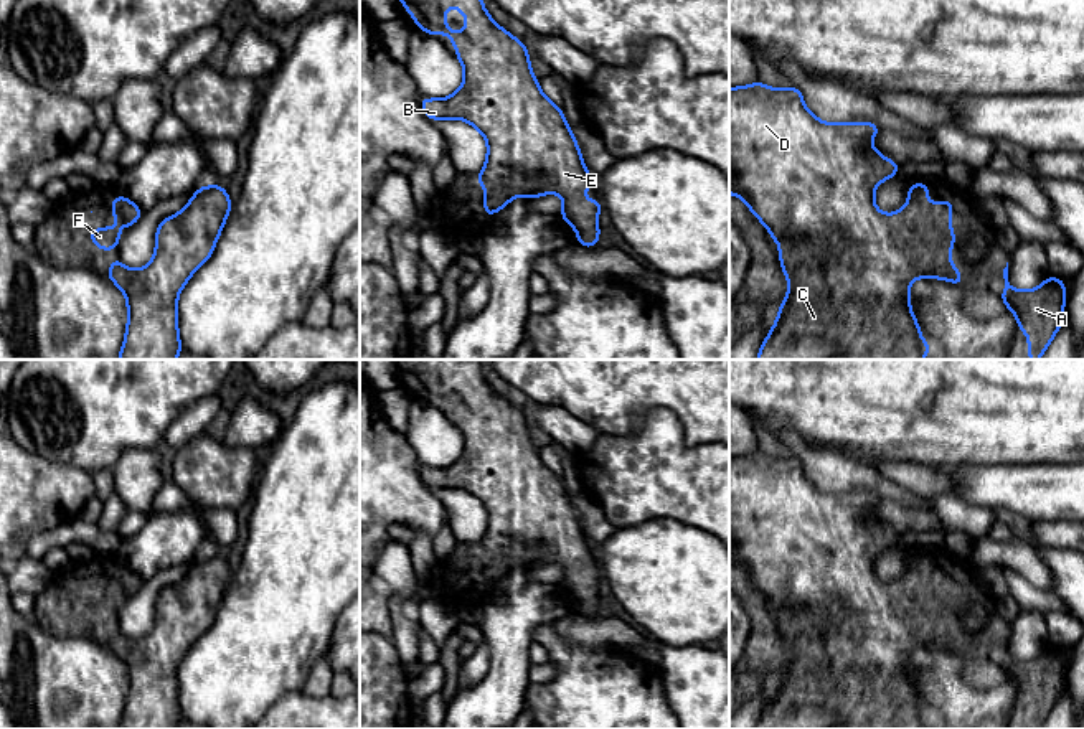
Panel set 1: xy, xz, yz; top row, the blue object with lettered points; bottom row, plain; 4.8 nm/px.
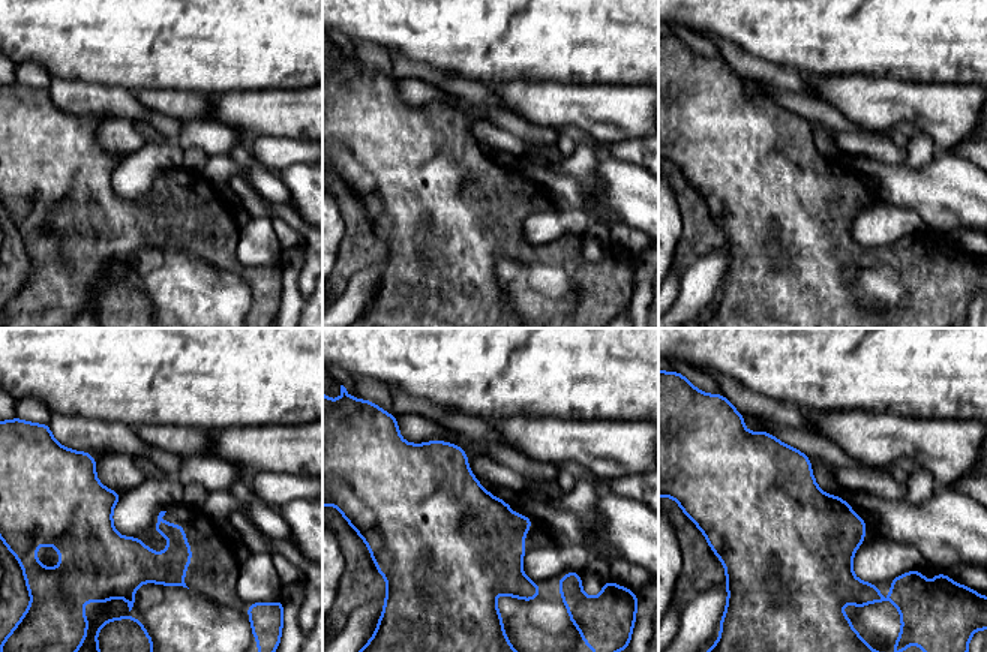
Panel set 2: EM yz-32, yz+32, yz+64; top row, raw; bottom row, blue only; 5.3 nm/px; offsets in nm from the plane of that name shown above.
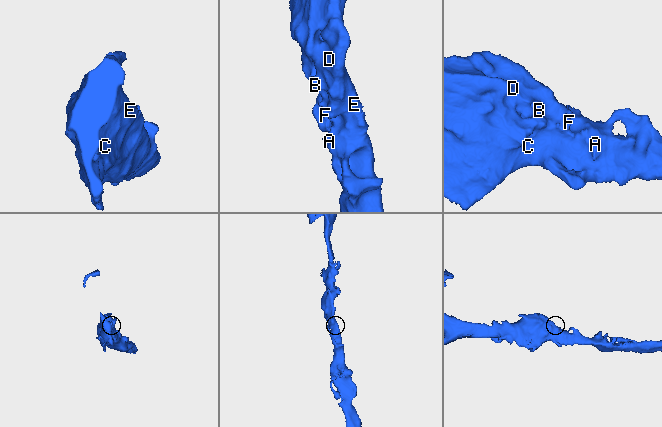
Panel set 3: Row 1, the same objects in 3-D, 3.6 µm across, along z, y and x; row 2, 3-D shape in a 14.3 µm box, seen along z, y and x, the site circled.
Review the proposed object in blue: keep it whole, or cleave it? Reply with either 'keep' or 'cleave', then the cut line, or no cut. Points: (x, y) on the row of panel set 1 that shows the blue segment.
keep; cut none

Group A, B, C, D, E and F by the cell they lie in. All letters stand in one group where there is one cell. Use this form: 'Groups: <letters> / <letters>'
Groups: A B C D E F

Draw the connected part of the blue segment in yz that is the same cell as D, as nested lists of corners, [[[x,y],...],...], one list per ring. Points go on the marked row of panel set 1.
[[[757,78],[754,84],[729,87],[729,195],[736,193],[779,244],[780,267],[790,285],[756,360],[922,360],[934,353],[911,312],[907,290],[917,277],[964,287],[964,275],[950,261],[954,200],[929,205],[931,185],[917,181],[909,186],[903,209],[881,213],[874,206],[874,188],[896,176],[899,163],[870,143],[879,132],[871,120],[828,124],[817,119],[795,86],[769,87]]]

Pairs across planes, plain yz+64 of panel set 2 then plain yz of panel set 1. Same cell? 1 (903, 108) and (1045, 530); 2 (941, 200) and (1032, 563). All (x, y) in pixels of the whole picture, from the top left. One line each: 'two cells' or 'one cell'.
1: two cells
2: two cells

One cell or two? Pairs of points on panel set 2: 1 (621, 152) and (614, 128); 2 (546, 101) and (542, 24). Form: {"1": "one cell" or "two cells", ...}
{"1": "two cells", "2": "two cells"}

